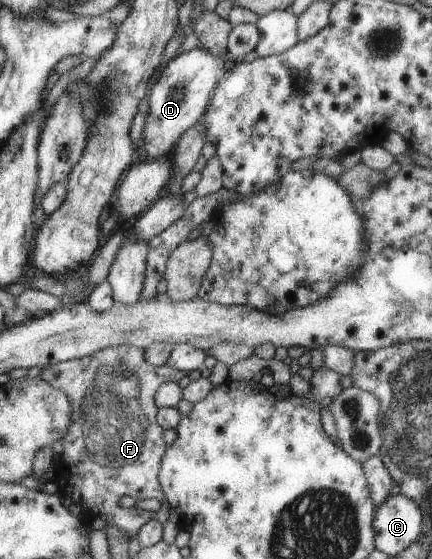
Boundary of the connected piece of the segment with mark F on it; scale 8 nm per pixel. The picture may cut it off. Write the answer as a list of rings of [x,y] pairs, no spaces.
[[[119,346],[105,348],[99,352],[81,359],[62,361],[58,364],[41,369],[42,380],[51,386],[63,390],[72,400],[73,422],[72,429],[61,440],[63,453],[59,457],[54,482],[58,487],[58,494],[69,498],[76,504],[78,510],[98,515],[109,526],[116,526],[128,536],[135,538],[148,521],[157,520],[161,524],[169,519],[169,502],[165,498],[159,512],[145,512],[137,508],[123,508],[119,506],[121,497],[130,496],[166,496],[160,484],[159,464],[167,452],[163,440],[164,428],[159,424],[159,408],[156,406],[156,394],[165,382],[178,382],[189,372],[173,370],[167,365],[157,367],[145,362],[144,350],[135,346]]]

